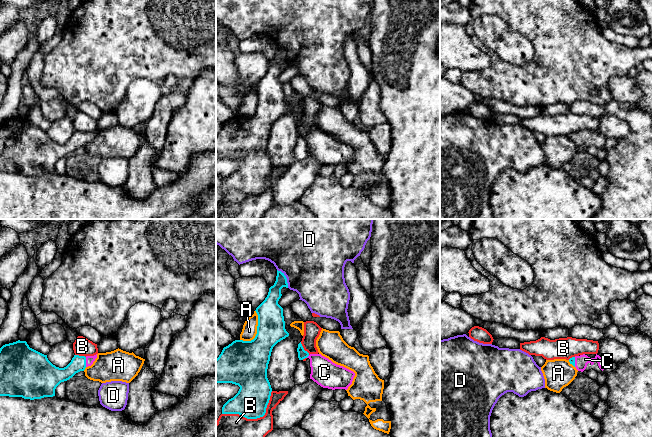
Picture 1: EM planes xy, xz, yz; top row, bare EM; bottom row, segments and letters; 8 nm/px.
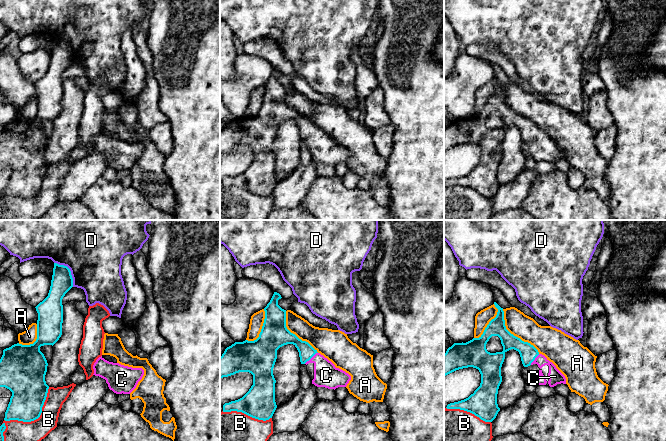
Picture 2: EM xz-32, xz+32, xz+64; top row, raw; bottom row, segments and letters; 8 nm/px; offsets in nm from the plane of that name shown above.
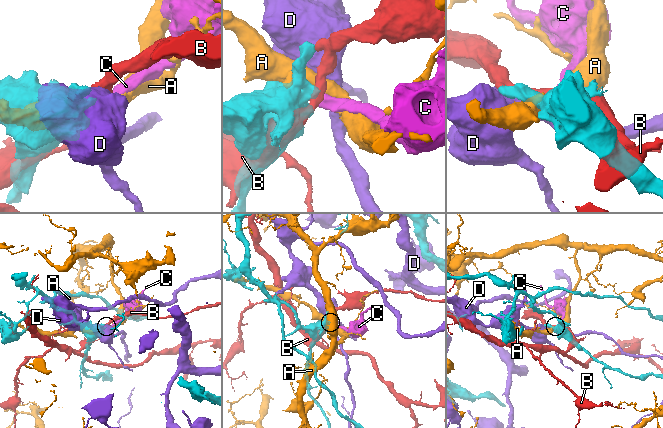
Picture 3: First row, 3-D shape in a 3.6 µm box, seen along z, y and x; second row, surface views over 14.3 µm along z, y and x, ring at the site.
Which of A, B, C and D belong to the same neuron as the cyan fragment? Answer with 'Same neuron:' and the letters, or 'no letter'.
Same neuron: C

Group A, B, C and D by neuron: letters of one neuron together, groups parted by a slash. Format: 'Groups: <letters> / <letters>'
Groups: A / B / C / D

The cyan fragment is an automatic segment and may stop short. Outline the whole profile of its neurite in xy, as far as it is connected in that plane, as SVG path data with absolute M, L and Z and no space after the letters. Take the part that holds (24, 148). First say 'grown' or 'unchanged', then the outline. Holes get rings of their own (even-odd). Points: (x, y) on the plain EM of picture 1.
grown; M16 117L0 124L0 172L22 173L24 175L41 175L55 172L56 163L72 154L76 149L91 142L94 132L74 131L71 138L64 144L53 141L44 131L29 123L26 117Z

